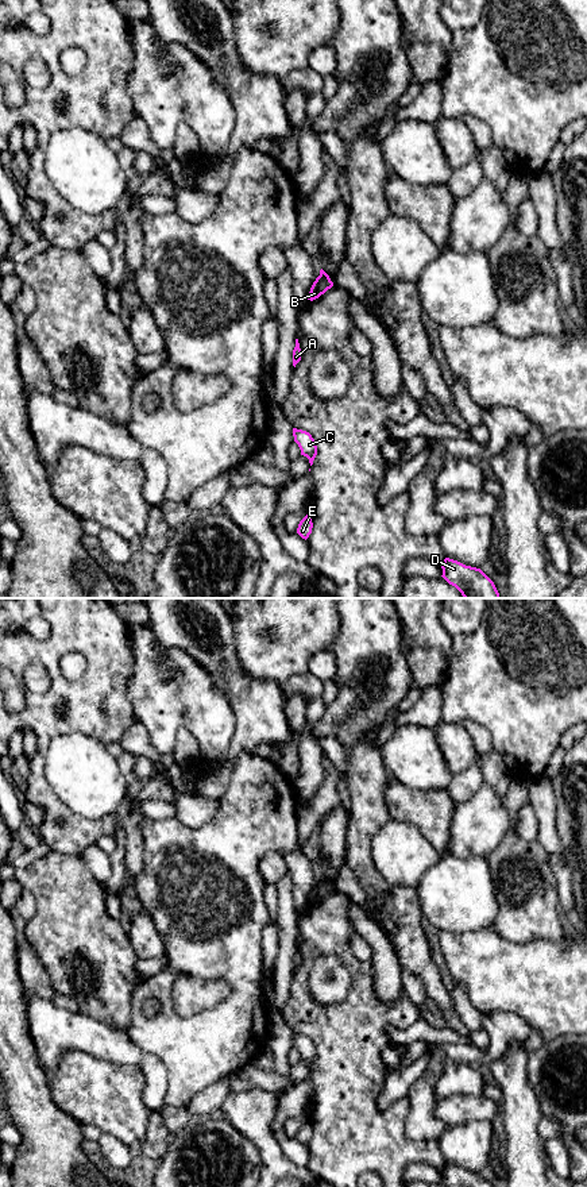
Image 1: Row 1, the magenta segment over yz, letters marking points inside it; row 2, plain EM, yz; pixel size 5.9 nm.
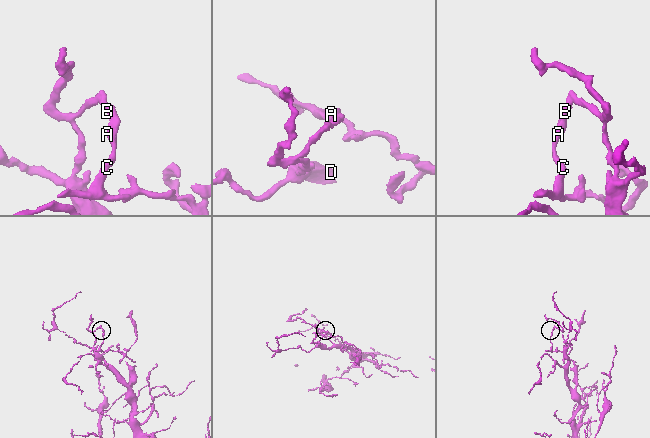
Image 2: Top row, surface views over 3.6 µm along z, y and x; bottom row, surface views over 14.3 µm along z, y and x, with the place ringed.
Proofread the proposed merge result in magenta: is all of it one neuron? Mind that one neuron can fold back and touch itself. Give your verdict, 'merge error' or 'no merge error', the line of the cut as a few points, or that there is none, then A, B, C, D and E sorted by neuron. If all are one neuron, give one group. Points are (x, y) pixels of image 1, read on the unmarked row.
merge error | yz (320, 879), (329, 885) | A B C E / D

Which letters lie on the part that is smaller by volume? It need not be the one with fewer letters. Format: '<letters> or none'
A, B, C, E

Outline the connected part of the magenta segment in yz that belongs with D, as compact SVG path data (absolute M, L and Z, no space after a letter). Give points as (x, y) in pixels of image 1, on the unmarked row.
M445 1163L441 1169L443 1183L447 1187L493 1187L480 1173L466 1171Z

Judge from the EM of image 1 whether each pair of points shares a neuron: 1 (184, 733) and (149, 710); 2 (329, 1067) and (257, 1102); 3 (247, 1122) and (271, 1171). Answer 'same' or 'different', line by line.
1: different
2: different
3: same

